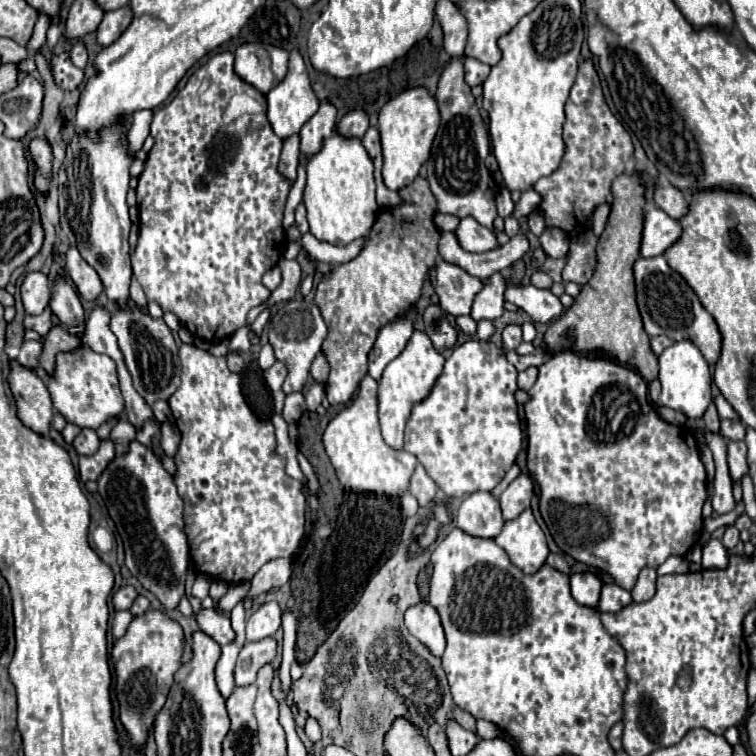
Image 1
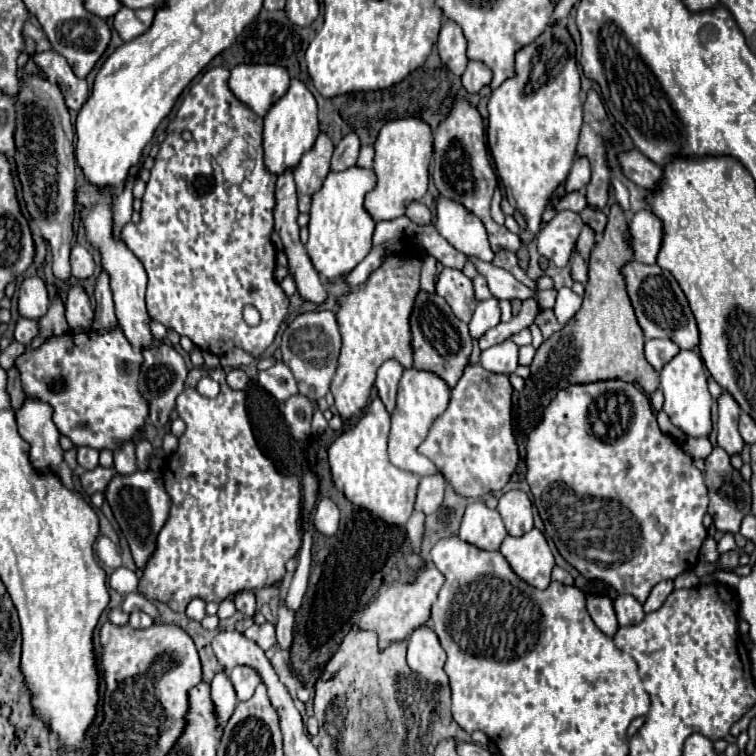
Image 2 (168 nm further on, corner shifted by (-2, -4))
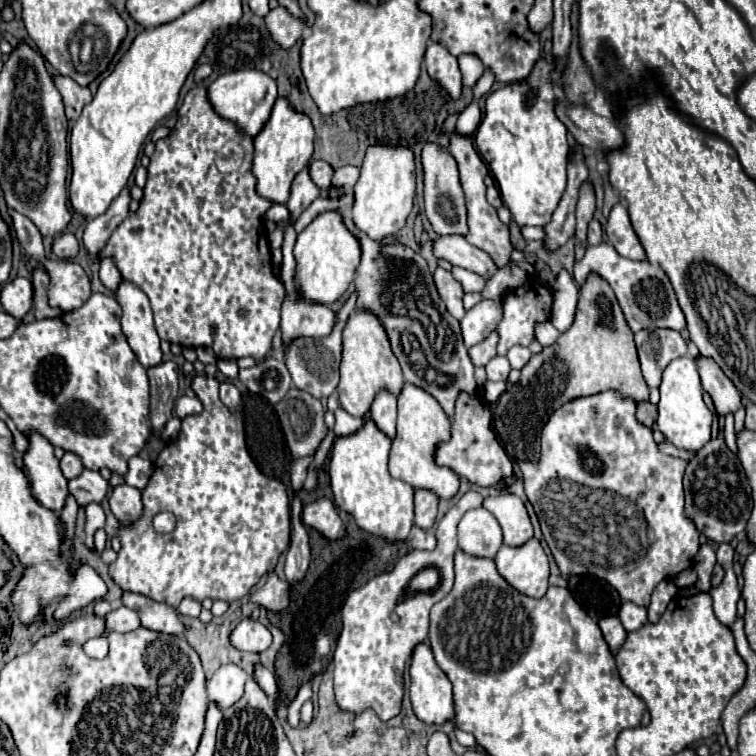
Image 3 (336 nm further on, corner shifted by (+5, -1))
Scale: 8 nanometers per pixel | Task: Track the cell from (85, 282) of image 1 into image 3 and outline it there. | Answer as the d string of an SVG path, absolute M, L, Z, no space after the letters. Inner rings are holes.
M60 233L54 237L52 243L52 253L58 259L72 259L78 255L78 241L72 233Z

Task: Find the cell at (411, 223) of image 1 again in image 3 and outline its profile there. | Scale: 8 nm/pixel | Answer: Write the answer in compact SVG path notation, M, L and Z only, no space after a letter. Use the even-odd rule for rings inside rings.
M354 311L342 333L342 347L338 383L338 399L342 409L354 417L364 417L380 391L386 389L392 395L400 395L404 387L400 363L396 363L396 357L388 347L388 337L384 335L384 327L380 327L380 321L374 315L368 315L368 311Z

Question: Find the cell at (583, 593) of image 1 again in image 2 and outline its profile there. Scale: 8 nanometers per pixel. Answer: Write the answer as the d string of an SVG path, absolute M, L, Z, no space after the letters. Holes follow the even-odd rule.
M587 594L587 612L591 616L591 620L595 622L595 626L605 632L607 636L613 636L617 630L617 618L611 606L609 596L601 596L601 594Z

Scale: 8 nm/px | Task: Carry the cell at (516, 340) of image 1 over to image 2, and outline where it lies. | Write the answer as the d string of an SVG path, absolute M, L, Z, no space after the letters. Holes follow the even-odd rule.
M505 340L481 352L481 366L491 372L513 374L517 368L517 352L519 352L519 346L511 340Z

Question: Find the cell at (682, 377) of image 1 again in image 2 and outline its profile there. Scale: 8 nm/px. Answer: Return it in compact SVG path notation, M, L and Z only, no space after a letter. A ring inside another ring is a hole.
M681 350L671 362L667 362L661 370L661 390L665 394L663 410L675 426L679 426L687 436L709 436L713 398L707 390L707 374L699 354L693 350Z

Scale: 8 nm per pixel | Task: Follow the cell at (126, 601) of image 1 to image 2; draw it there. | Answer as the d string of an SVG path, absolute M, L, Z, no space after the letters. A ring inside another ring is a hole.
M131 592L125 596L125 602L123 602L123 612L135 612L135 610L141 610L141 612L147 612L149 616L153 616L155 620L159 620L159 614L157 614L157 608L139 592Z

